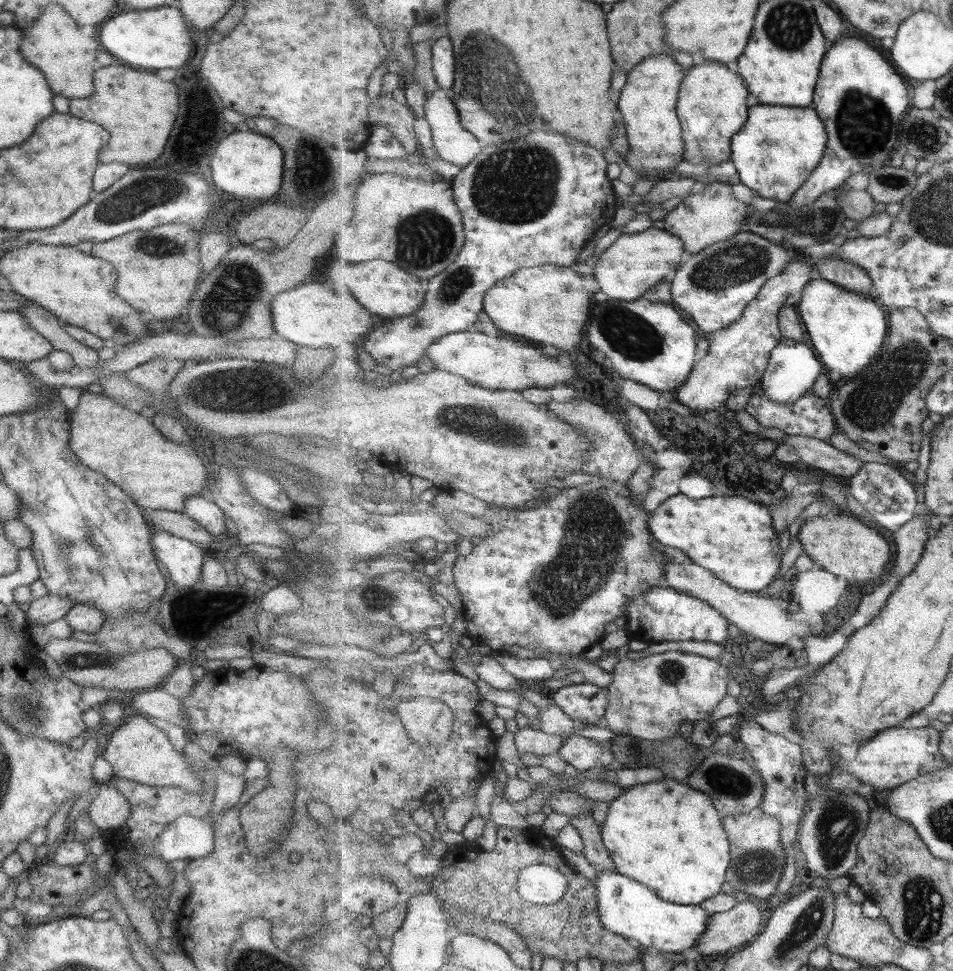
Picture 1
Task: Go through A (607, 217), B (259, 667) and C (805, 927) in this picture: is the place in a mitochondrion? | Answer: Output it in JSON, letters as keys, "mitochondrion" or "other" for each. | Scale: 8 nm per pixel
{"A":"other","B":"other","C":"mitochondrion"}

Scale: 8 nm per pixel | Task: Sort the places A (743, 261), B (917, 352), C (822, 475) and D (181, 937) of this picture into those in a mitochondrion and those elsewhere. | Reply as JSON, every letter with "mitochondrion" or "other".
{"A":"mitochondrion","B":"mitochondrion","C":"other","D":"other"}

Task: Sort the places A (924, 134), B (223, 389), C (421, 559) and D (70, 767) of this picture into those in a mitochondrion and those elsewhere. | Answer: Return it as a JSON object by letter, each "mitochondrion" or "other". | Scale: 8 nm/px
{"A":"mitochondrion","B":"mitochondrion","C":"other","D":"other"}

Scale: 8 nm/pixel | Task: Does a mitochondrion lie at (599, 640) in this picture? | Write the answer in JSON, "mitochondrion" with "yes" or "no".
{"mitochondrion":"no"}

